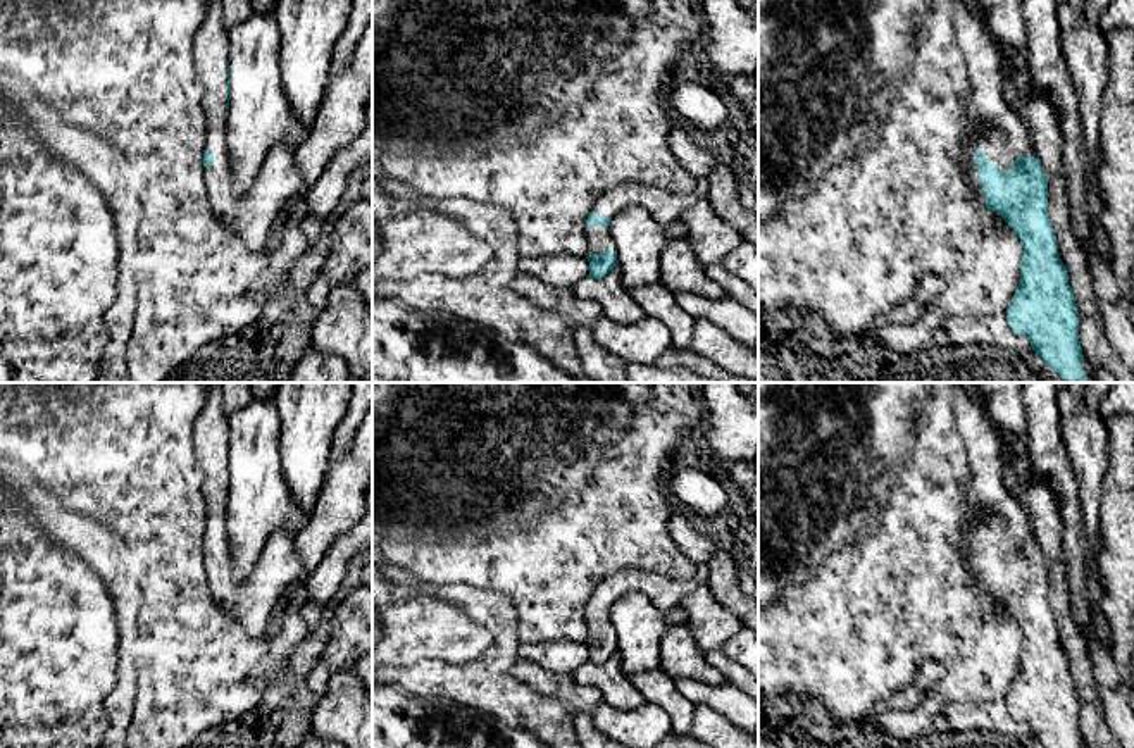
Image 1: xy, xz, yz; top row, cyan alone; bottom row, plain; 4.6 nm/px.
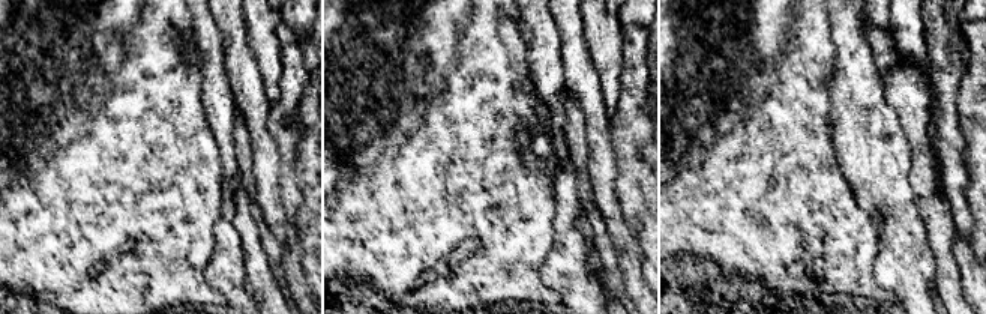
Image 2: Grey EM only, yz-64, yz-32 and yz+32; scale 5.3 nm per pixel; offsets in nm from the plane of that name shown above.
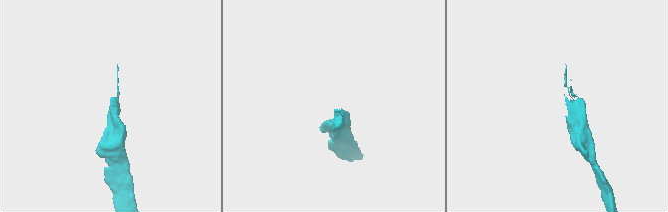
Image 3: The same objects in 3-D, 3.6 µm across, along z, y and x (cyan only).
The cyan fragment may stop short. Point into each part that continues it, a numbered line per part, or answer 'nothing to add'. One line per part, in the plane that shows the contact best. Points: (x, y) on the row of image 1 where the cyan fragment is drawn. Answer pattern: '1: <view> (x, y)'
1: yz (995, 130)

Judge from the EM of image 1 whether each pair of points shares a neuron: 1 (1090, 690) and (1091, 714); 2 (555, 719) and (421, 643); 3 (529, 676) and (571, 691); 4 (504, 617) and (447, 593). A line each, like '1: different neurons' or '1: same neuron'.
1: same neuron
2: different neurons
3: same neuron
4: same neuron

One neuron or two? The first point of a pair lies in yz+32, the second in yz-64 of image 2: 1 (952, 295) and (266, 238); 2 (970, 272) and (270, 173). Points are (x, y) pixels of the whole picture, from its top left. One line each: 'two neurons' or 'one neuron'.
1: one neuron
2: one neuron

